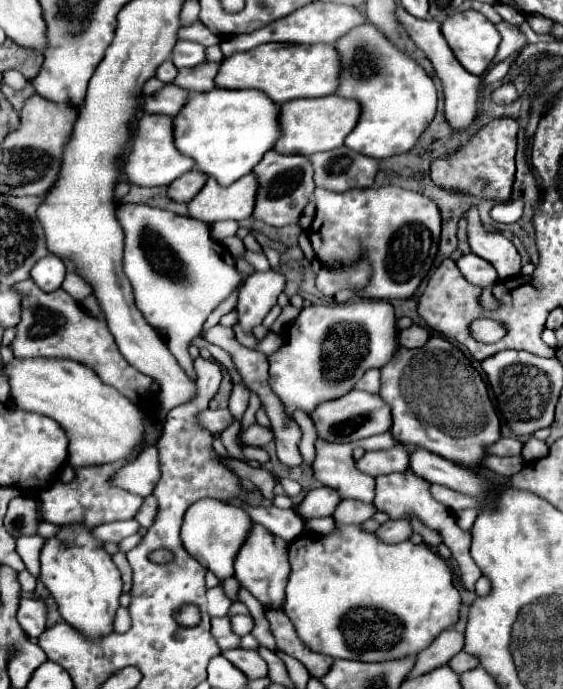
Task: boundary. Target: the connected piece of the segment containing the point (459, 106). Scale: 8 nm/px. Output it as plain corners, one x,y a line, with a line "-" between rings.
402,6
396,8
396,18
398,22
404,26
404,30
408,32
408,36
416,42
416,46
420,50
424,50
424,54
428,56
428,60
432,62
438,78
442,80
442,88
444,88
444,98
446,98
446,108
444,108
444,116
452,128
452,132
464,132
472,126
474,116
478,112
478,90
480,90
480,78
470,74
468,70
462,68
462,64
456,60
456,56
452,54
446,38
442,36
440,30
440,22
438,20
420,20
410,16

